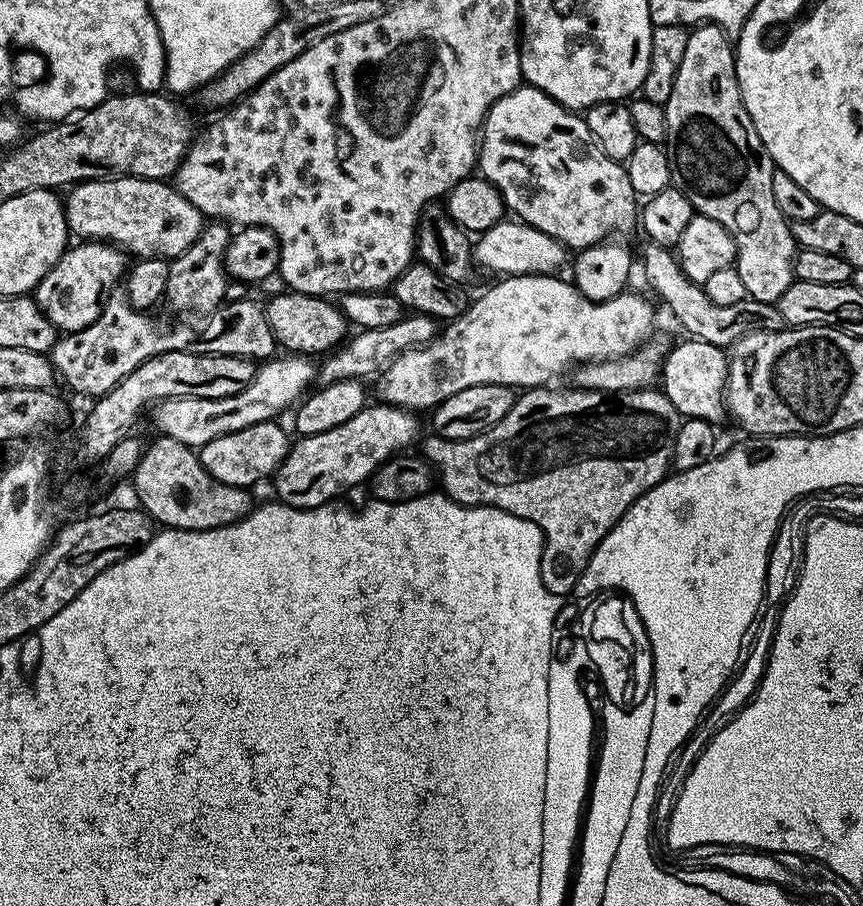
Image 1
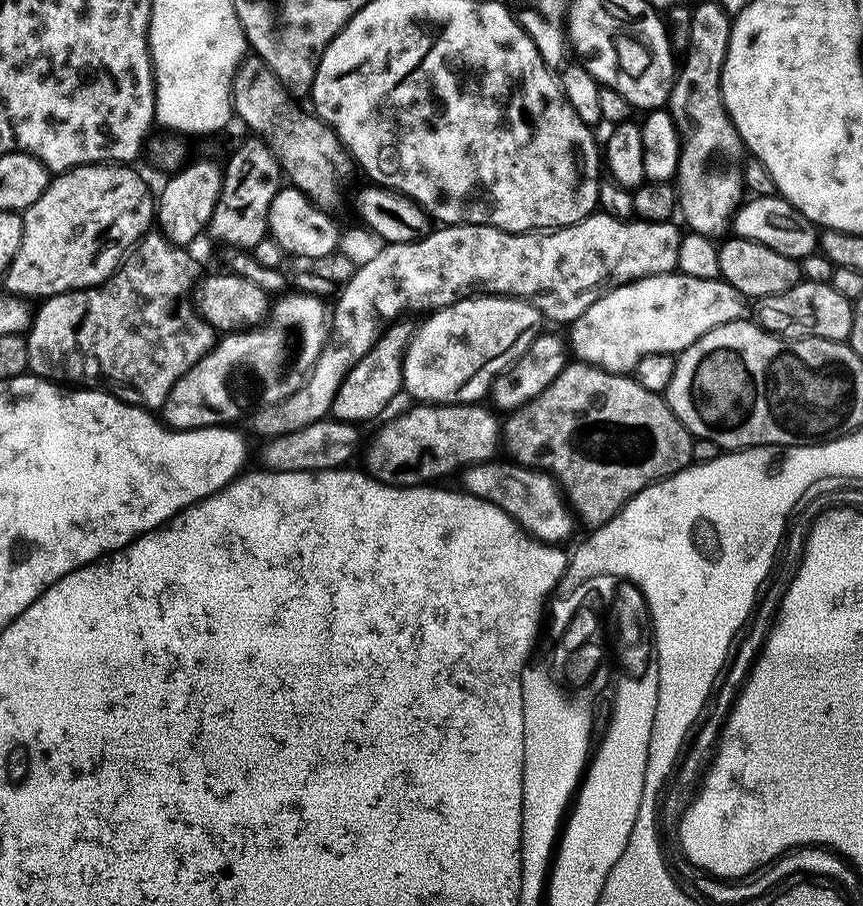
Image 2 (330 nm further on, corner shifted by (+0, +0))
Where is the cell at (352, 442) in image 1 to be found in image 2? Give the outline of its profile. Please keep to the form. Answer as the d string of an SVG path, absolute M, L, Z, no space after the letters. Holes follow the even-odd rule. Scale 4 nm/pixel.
M420 402L412 407L416 408L408 408L393 420L386 421L364 448L363 471L380 483L408 486L413 482L436 482L447 472L455 473L461 466L491 460L497 455L502 428L498 420L496 424L487 407L480 408L484 406L479 403L429 402Z

